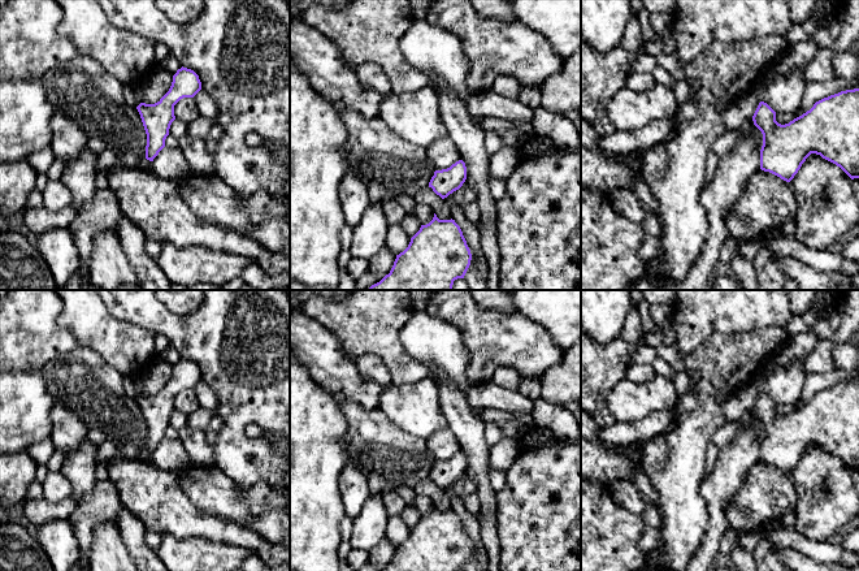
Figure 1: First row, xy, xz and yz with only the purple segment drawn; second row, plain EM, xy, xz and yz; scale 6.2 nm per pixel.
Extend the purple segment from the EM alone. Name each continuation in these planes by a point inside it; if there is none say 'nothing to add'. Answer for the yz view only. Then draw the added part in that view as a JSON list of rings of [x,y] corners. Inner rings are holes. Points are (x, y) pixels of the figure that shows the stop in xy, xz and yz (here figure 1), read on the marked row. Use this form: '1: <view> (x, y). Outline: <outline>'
nothing to add

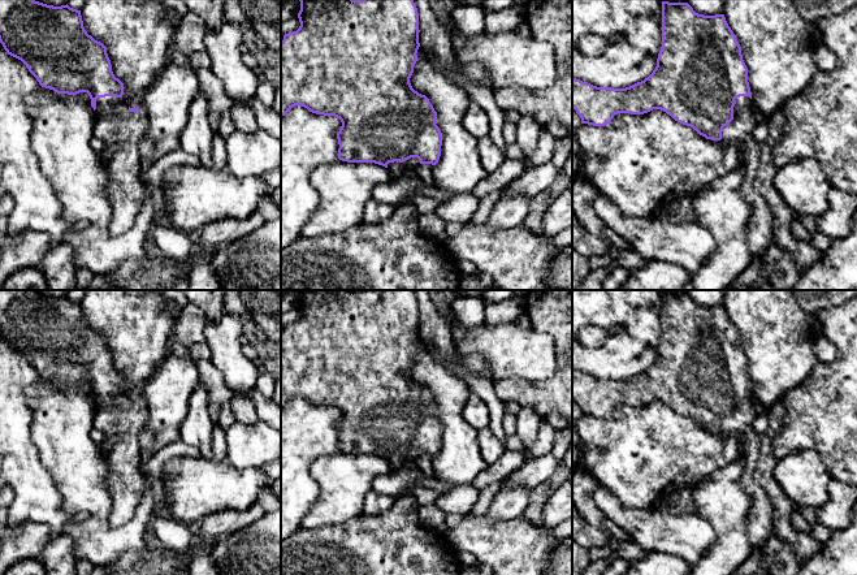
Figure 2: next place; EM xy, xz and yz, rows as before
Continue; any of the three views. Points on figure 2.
1: yz (760, 233). Outline: [[[749,96],[736,98],[736,104],[733,107],[733,120],[723,127],[722,139],[728,140],[741,140],[746,144],[743,148],[741,163],[744,164],[744,181],[741,186],[741,195],[745,200],[752,204],[752,217],[749,219],[746,228],[746,241],[753,256],[762,255],[771,245],[774,239],[774,215],[769,204],[763,198],[756,191],[753,186],[753,178],[756,176],[758,163],[759,163],[759,146],[753,143],[753,129],[756,121],[753,118],[753,104]]]

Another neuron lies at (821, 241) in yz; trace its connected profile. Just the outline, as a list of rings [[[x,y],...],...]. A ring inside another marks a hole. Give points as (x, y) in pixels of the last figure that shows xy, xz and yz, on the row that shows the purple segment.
[[[815,230],[811,234],[810,241],[821,252],[824,252],[831,246],[834,239],[822,233],[821,230]]]

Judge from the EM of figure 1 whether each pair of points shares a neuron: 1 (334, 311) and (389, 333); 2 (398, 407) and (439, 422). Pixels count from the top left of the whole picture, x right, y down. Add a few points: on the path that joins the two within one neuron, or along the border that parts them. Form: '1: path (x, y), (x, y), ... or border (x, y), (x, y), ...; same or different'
1: path (347, 318), (367, 321), (376, 331); same
2: path (408, 407), (413, 407), (424, 418), (429, 419); same

